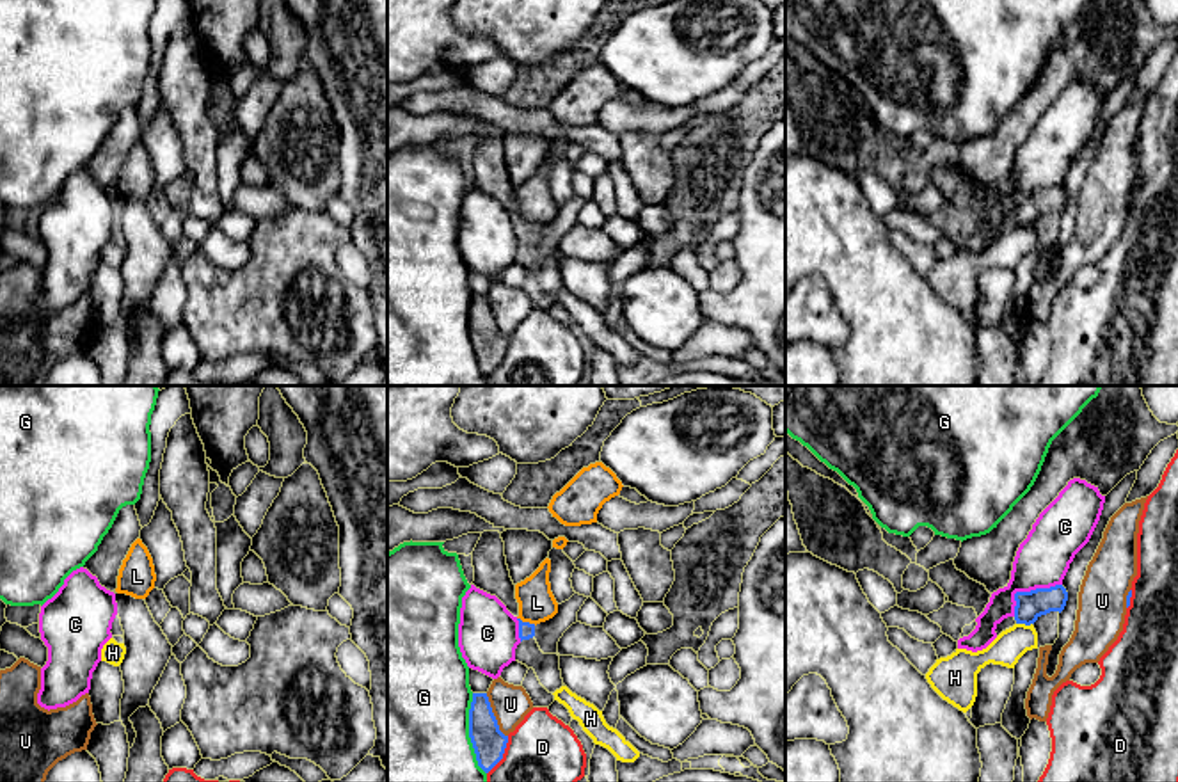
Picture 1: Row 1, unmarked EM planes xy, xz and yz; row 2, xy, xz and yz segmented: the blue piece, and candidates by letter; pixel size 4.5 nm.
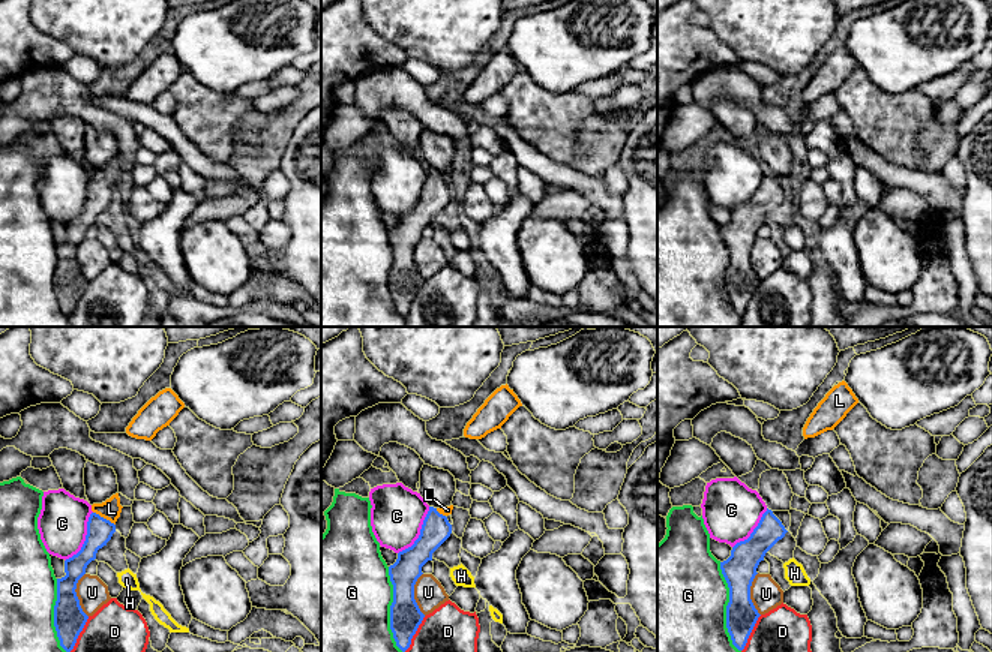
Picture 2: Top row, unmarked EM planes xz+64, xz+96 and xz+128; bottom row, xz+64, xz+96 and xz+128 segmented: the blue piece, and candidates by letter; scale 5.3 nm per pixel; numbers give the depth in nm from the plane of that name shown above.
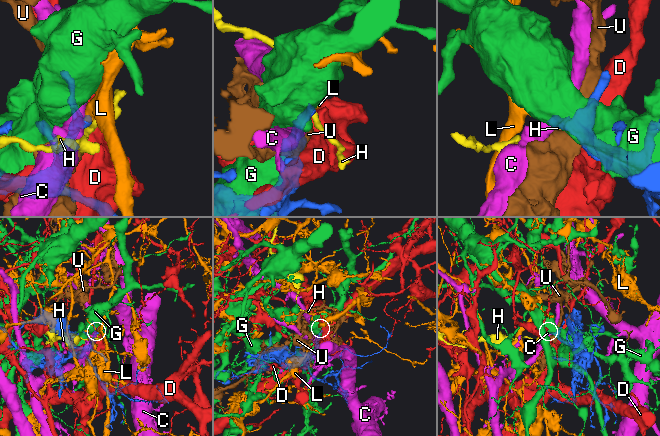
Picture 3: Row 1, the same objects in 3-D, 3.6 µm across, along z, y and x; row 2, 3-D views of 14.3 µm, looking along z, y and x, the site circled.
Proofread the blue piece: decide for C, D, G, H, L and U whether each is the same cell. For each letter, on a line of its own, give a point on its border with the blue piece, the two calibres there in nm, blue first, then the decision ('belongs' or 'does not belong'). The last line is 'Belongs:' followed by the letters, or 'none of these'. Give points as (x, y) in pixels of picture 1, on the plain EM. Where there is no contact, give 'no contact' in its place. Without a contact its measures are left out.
C: contact yz (1027, 194); calibres 130 and 240 nm; does not belong
D: contact xz (501, 358); calibres 150 and 360 nm; does not belong
G: contact xz (469, 336); calibres 150 and 500 nm; does not belong
H: contact yz (1024, 224); calibres 130 and 150 nm; does not belong
L: contact xz (526, 224); calibres 70 and 160 nm; belongs
U: contact xz (493, 317); calibres 150 and 170 nm; does not belong
Belongs: L

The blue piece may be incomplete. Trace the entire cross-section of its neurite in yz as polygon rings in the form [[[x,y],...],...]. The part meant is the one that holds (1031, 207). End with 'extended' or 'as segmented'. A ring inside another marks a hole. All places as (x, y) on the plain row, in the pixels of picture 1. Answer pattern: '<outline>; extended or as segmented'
[[[1055,187],[1050,190],[1036,190],[1031,194],[1016,194],[1015,196],[1015,222],[1016,226],[1031,227],[1041,217],[1050,213],[1063,213],[1068,203],[1068,194],[1063,187]]]; as segmented

